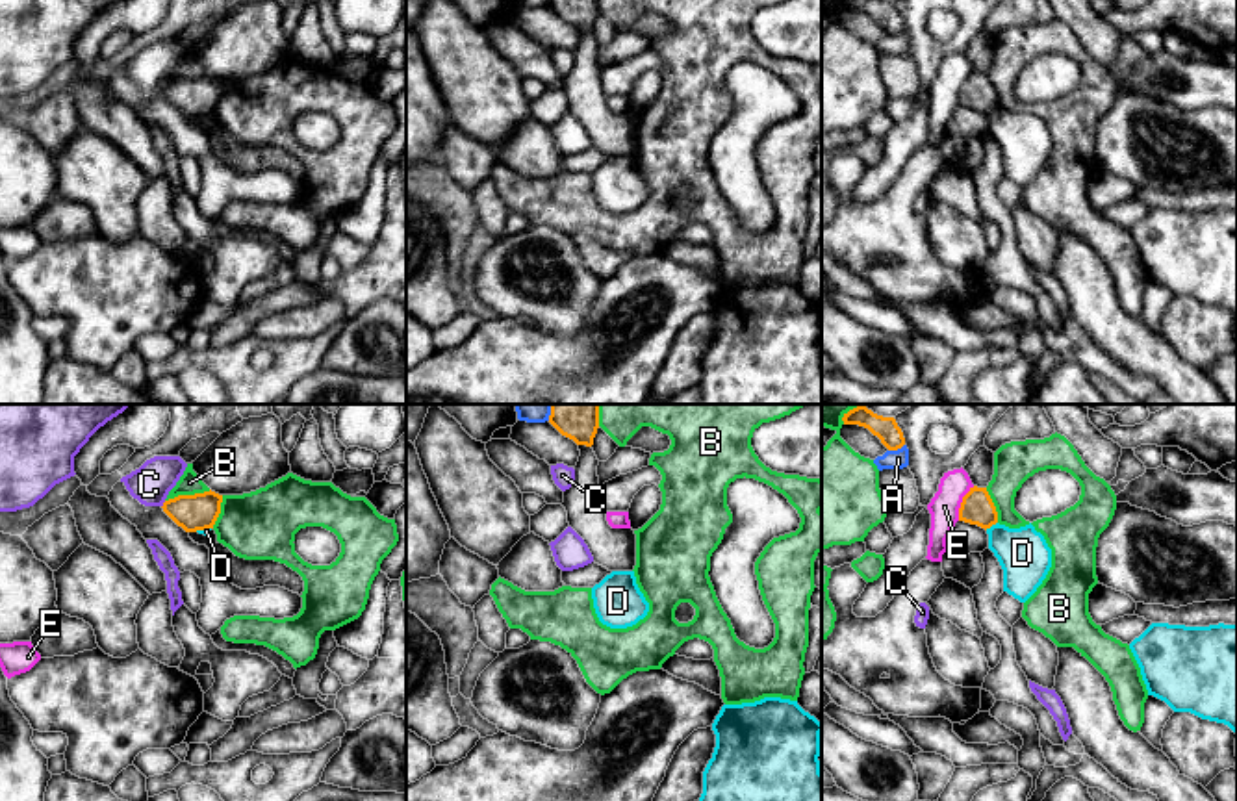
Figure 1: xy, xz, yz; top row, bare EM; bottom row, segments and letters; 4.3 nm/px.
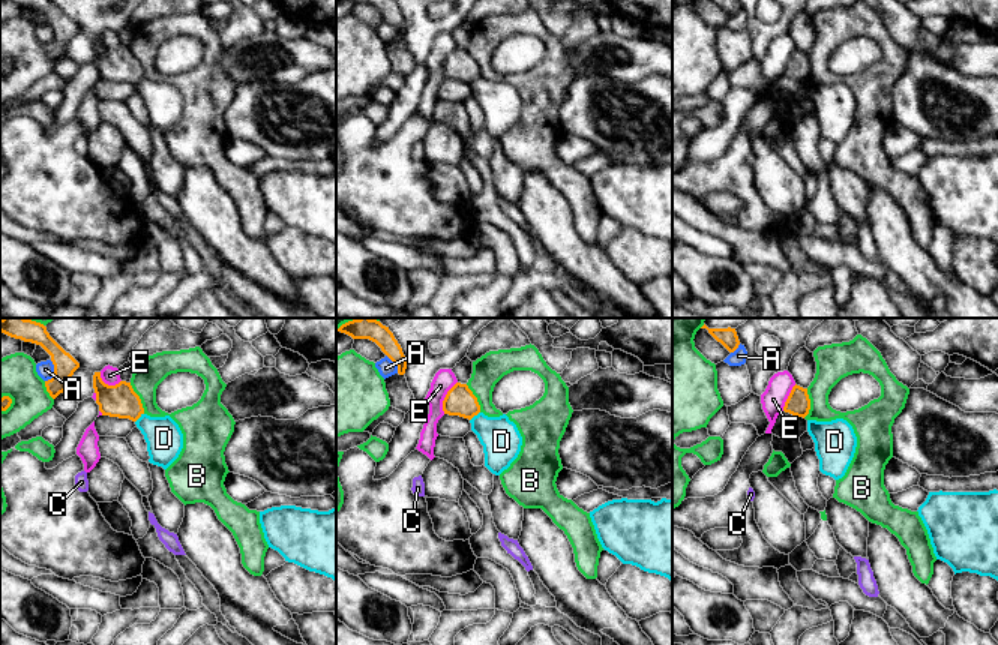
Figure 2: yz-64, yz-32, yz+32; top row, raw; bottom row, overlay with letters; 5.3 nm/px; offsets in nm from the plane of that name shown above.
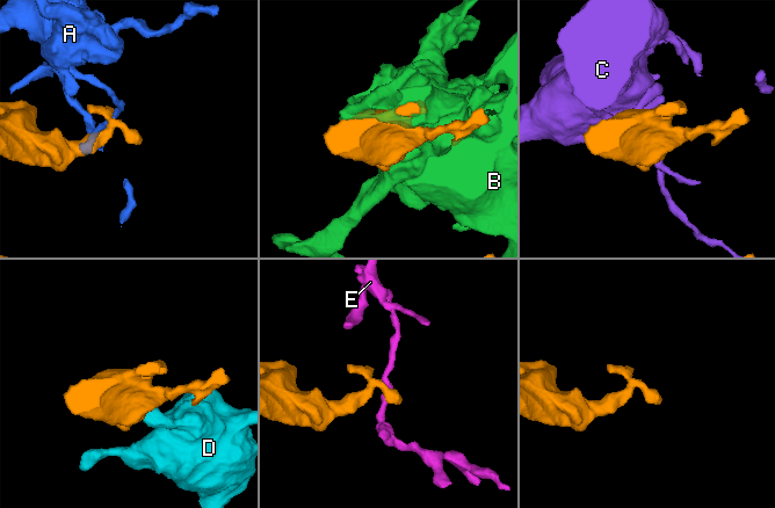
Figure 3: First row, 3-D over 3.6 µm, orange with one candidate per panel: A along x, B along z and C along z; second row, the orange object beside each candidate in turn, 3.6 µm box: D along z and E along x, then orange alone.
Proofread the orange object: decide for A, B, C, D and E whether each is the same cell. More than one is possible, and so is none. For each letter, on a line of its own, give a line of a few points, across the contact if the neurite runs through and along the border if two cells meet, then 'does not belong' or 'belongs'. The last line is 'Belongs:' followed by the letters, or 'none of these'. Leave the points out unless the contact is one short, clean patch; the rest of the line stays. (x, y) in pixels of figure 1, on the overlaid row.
A: does not belong
B: does not belong
C: does not belong
D: yz (996, 521), (985, 529) | does not belong
E: yz (974, 486), (963, 497), (957, 520) | does not belong
Belongs: none of these

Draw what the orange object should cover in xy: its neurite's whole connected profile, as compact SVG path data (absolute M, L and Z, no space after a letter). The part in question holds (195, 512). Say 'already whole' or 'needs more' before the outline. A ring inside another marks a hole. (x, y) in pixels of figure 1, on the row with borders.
already whole | M204 491L195 495L178 495L163 502L163 512L185 532L213 528L221 514L223 495Z

